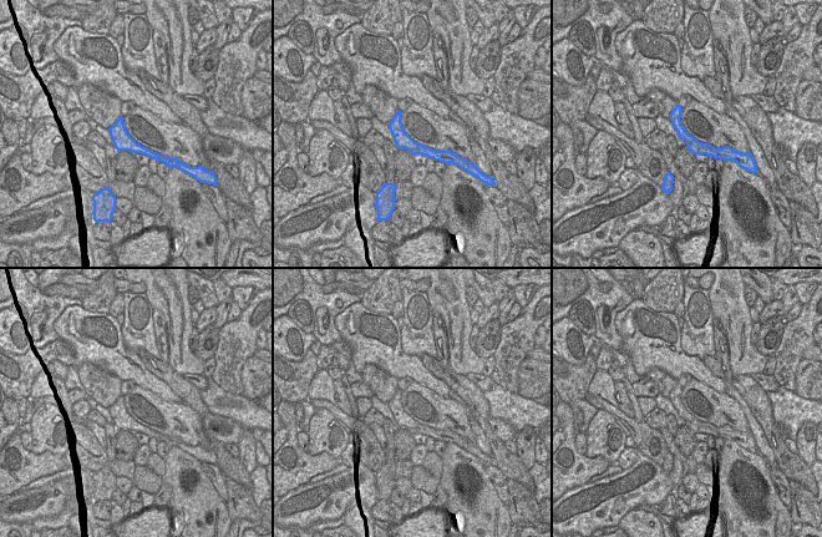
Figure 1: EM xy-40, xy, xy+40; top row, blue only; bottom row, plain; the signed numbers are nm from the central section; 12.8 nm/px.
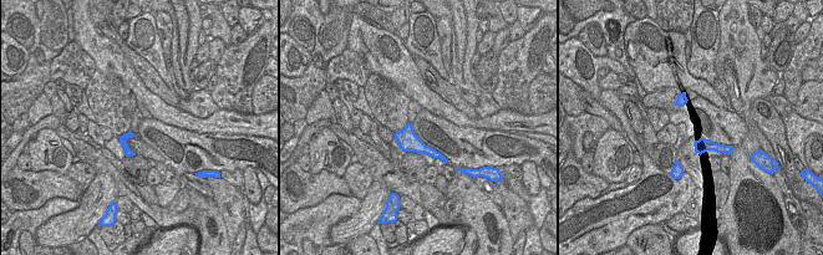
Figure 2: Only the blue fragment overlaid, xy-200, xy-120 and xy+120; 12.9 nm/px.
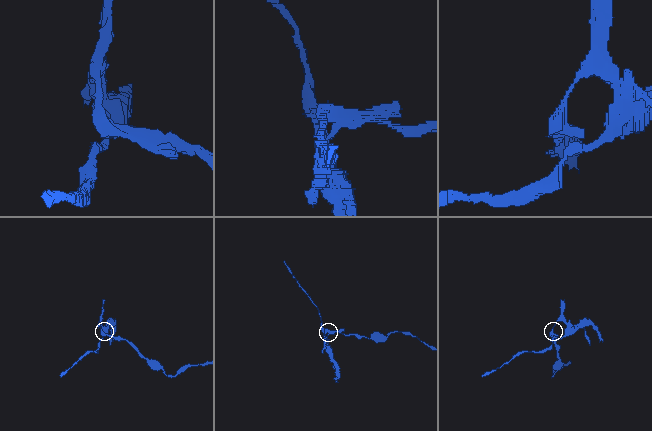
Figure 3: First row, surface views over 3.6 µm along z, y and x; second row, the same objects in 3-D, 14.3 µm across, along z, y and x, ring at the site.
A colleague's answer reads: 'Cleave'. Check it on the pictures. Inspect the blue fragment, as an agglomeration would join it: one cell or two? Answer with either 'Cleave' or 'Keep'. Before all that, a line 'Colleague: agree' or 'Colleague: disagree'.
Colleague: agree
Cleave

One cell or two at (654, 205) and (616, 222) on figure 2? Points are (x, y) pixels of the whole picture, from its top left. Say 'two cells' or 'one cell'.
one cell

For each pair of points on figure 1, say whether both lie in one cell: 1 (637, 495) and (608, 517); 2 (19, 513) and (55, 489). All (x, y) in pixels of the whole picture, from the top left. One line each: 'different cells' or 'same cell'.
1: same cell
2: same cell

